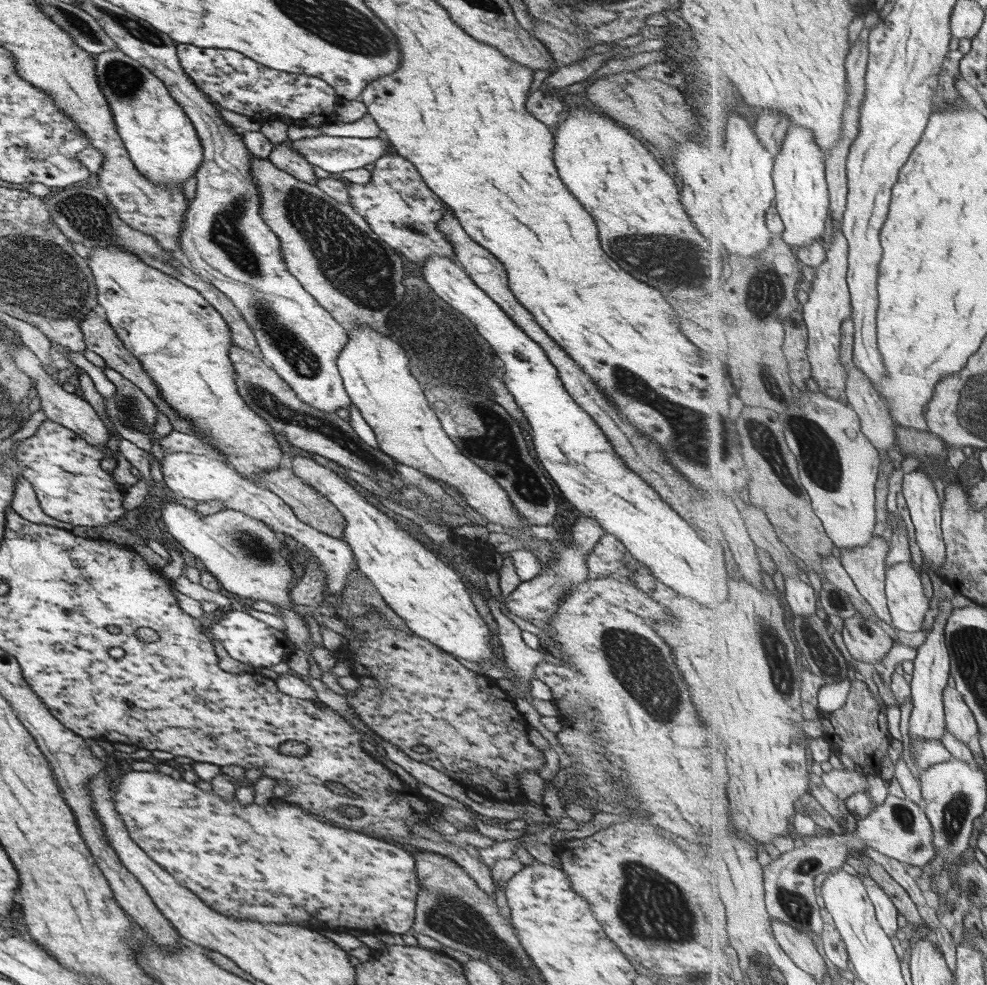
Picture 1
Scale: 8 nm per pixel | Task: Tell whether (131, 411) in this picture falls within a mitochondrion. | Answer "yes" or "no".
yes

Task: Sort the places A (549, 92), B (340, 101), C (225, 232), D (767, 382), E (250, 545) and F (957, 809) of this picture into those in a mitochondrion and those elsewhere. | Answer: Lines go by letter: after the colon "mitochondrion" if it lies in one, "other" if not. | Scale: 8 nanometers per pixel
A: other
B: other
C: mitochondrion
D: mitochondrion
E: mitochondrion
F: mitochondrion

